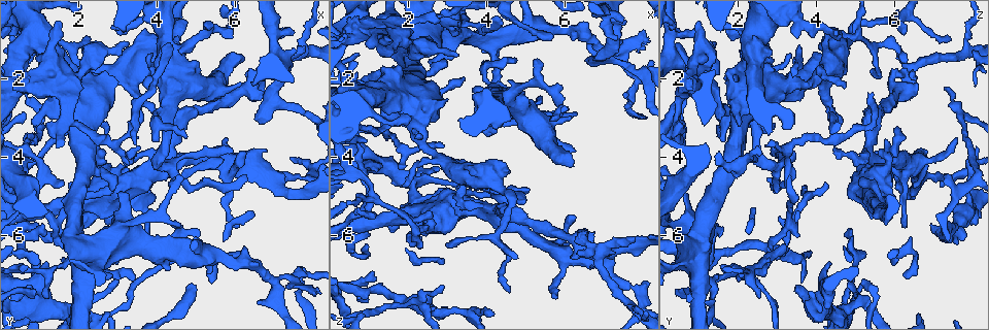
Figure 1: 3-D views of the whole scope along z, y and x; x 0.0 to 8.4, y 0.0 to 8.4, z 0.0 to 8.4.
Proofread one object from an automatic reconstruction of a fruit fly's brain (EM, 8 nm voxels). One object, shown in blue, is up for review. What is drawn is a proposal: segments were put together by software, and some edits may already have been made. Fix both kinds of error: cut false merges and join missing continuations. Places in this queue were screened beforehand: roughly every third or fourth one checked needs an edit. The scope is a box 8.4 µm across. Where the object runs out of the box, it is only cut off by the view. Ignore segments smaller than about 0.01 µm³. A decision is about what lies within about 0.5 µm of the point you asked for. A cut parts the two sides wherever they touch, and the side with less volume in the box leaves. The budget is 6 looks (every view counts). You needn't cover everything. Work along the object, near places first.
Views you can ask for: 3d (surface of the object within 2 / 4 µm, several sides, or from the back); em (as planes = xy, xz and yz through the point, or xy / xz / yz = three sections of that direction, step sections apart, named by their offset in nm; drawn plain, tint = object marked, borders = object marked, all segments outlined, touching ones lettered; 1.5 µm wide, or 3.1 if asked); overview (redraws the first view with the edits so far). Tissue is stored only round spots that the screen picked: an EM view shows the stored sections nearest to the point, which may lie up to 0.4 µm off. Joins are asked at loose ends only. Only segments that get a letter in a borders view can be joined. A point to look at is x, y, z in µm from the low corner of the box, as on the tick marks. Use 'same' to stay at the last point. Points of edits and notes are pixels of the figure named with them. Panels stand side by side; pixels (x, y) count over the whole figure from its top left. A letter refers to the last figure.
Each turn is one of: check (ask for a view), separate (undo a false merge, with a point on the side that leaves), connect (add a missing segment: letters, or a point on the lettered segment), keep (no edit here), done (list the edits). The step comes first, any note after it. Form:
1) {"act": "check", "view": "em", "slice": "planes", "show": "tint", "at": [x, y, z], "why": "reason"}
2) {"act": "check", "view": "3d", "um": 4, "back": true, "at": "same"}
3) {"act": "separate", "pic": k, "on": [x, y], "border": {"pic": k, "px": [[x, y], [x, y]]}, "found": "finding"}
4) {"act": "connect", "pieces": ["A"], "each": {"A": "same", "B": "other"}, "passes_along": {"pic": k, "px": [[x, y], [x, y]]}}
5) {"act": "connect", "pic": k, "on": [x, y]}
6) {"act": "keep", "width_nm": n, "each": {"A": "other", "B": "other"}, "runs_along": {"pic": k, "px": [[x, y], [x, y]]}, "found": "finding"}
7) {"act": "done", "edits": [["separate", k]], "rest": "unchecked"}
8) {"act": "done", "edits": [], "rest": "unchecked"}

{"act": "check", "view": "em", "slice": "planes", "show": "tint", "at": [7.05, 7.20, 1.30], "why": "four or more arms meet"}

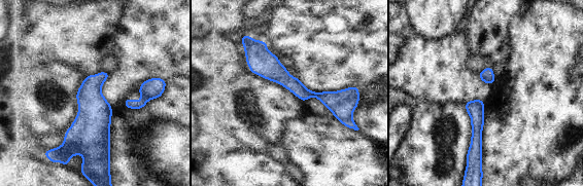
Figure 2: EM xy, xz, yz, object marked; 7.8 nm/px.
{"act": "check", "view": "em", "slice": "planes", "show": "borders", "at": "same", "why": "see the neighbours"}

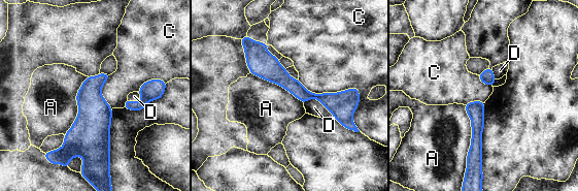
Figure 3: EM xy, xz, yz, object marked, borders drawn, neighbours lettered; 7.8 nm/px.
{"act": "keep", "longest_contact_nm": ["C", 480], "each": {"A": "other", "C": "other", "D": "other"}, "found": "one neuron here"}

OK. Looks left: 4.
{"act": "check", "view": "em", "slice": "planes", "show": "borders", "at": [3.65, 2.60, 4.30]}

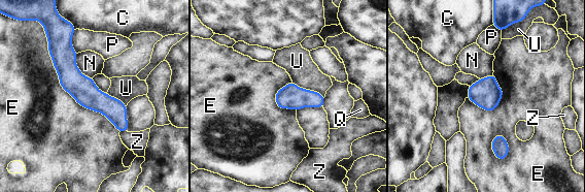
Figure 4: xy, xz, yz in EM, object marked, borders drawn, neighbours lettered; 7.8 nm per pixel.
{"act": "keep", "each": {"C": "other", "E": "other", "N": "other", "P": "other", "Q": "other", "U": "other", "Z": "other"}, "border": {"pic": 4, "px": [[46, 39], [59, 84], [119, 131]]}, "found": "all the same neuron"}

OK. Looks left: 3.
{"act": "check", "view": "3d", "um": 4, "at": [7.75, 1.20, 6.05]}

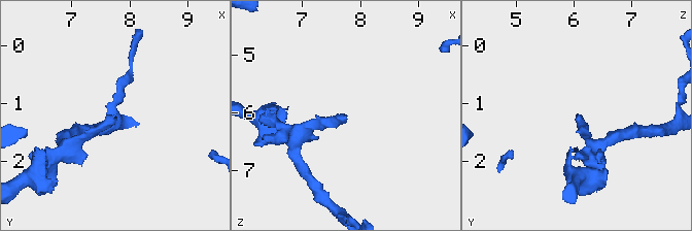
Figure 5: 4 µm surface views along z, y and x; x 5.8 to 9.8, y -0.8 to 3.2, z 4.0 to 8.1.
{"act": "check", "view": "em", "slice": "planes", "show": "borders", "at": [7.75, 1.15, 6.10], "why": "now the EM"}

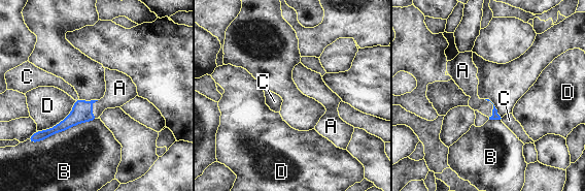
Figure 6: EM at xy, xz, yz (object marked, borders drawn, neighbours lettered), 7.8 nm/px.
{"act": "connect", "pieces": ["A"], "each": {"A": "same", "B": "other", "C": "other", "D": "other"}, "found": "it goes on there"}

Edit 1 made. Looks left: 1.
{"act": "done", "edits": [["connect", 6]], "rest": "unchecked"}

